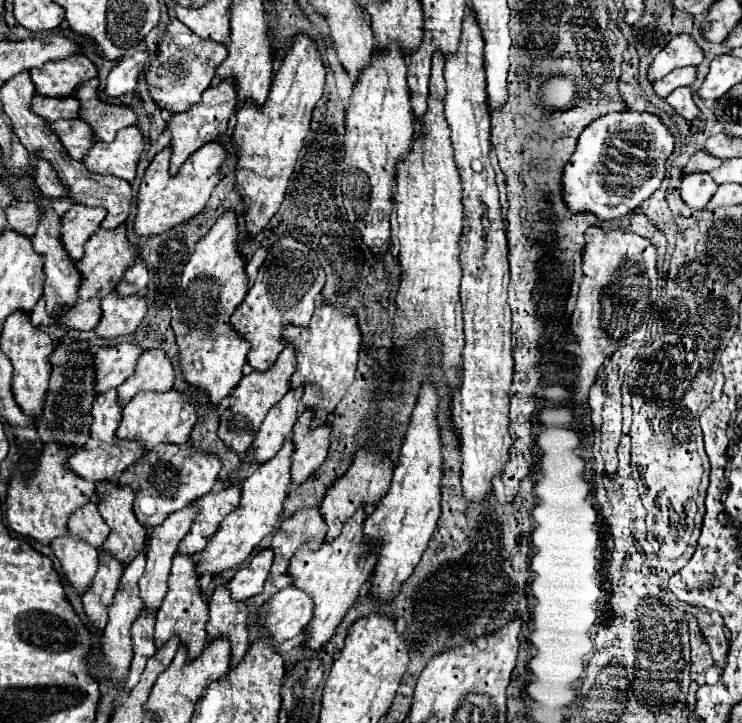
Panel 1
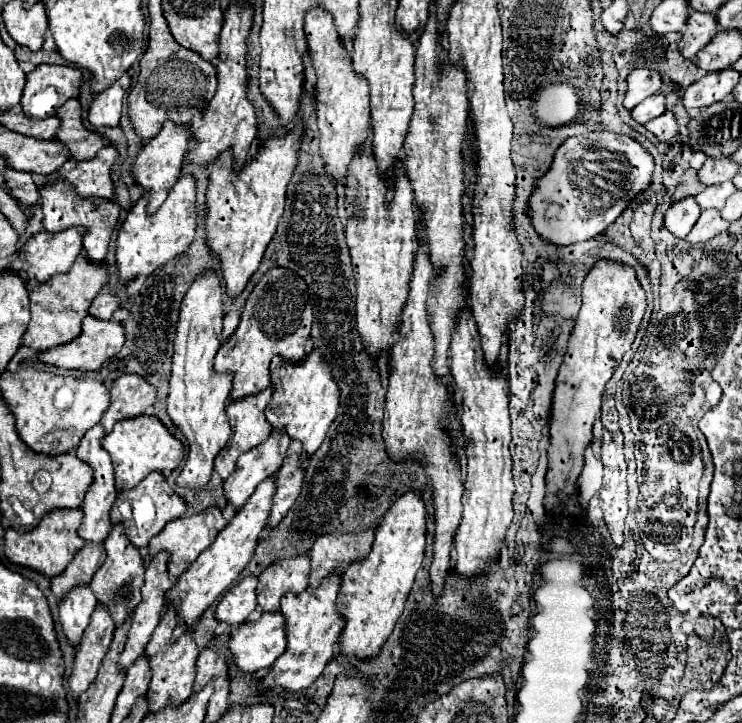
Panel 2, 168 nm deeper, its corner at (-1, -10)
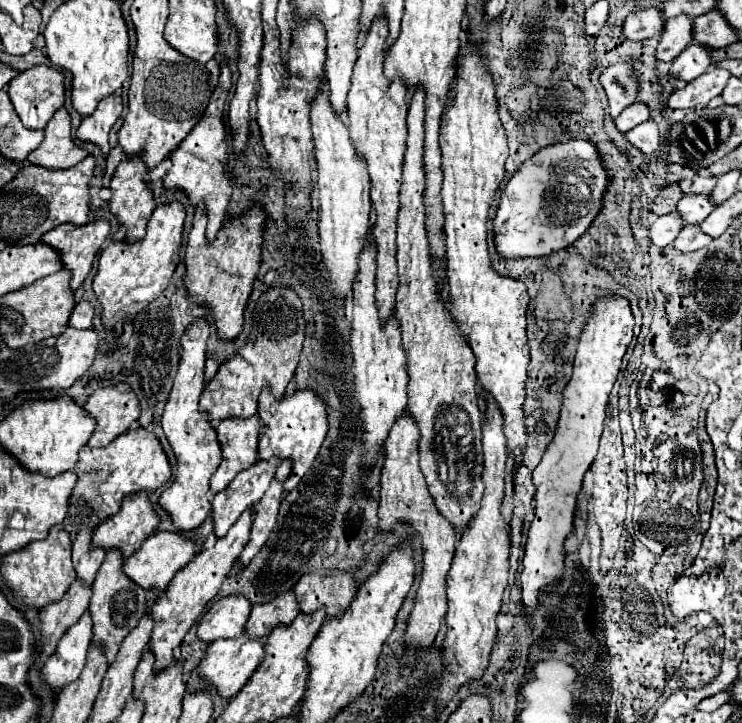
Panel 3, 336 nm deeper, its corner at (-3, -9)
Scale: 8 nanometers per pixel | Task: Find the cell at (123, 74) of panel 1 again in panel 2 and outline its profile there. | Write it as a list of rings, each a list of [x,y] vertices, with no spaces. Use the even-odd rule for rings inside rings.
[[[128,74],[120,76],[108,90],[96,94],[90,112],[88,112],[88,120],[94,126],[116,126],[120,122],[122,116],[122,102],[124,102],[124,94],[126,90],[130,90],[132,86],[132,78]]]

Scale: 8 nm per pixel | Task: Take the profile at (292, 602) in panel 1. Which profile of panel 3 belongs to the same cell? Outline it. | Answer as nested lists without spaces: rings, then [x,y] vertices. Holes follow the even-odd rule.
[[[246,635],[214,641],[206,647],[198,663],[198,675],[208,685],[214,685],[220,697],[232,699],[242,689],[242,685],[246,685],[246,681],[250,679],[250,673],[254,673],[254,669],[258,667],[258,661],[262,661],[262,645],[264,645],[264,639],[250,639]]]

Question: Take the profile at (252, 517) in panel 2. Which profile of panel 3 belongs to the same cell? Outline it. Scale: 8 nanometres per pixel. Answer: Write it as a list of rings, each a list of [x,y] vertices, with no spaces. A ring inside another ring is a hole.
[[[248,509],[248,513],[242,513],[242,517],[236,521],[236,525],[230,527],[226,537],[216,539],[214,547],[204,549],[186,567],[180,569],[174,575],[174,579],[168,583],[166,591],[150,607],[150,617],[154,621],[154,629],[152,629],[152,635],[150,635],[148,649],[156,657],[154,673],[164,671],[166,667],[170,667],[174,663],[174,657],[172,657],[174,647],[178,647],[182,643],[182,639],[188,633],[188,629],[198,621],[198,617],[204,613],[206,605],[216,597],[222,581],[228,577],[232,565],[236,563],[238,553],[242,553],[242,549],[244,549],[244,545],[248,541],[250,521],[252,521],[252,511]]]

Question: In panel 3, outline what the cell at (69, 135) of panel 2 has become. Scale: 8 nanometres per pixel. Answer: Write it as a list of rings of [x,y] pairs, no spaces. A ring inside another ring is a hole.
[[[62,107],[54,113],[44,129],[44,141],[26,157],[28,163],[44,169],[70,169],[78,165],[88,153],[74,145],[70,137],[70,115]]]

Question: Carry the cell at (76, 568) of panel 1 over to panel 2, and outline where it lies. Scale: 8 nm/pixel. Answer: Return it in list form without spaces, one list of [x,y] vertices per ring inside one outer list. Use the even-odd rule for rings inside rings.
[[[78,584],[64,594],[60,602],[60,624],[74,646],[78,646],[80,636],[88,626],[96,604],[98,600],[90,590],[90,584]]]

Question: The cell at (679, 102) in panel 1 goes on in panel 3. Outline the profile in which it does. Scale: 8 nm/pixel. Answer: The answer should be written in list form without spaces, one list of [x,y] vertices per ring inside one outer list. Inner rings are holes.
[[[646,121],[638,127],[634,127],[630,133],[624,135],[624,139],[634,145],[638,151],[642,151],[644,155],[652,155],[658,151],[660,141],[658,141],[658,127],[654,121]]]

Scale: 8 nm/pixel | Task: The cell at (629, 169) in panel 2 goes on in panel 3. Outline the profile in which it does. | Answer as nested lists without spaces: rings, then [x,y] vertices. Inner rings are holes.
[[[562,141],[526,159],[504,185],[494,215],[494,245],[502,259],[546,257],[570,247],[602,209],[608,175],[588,141]]]

